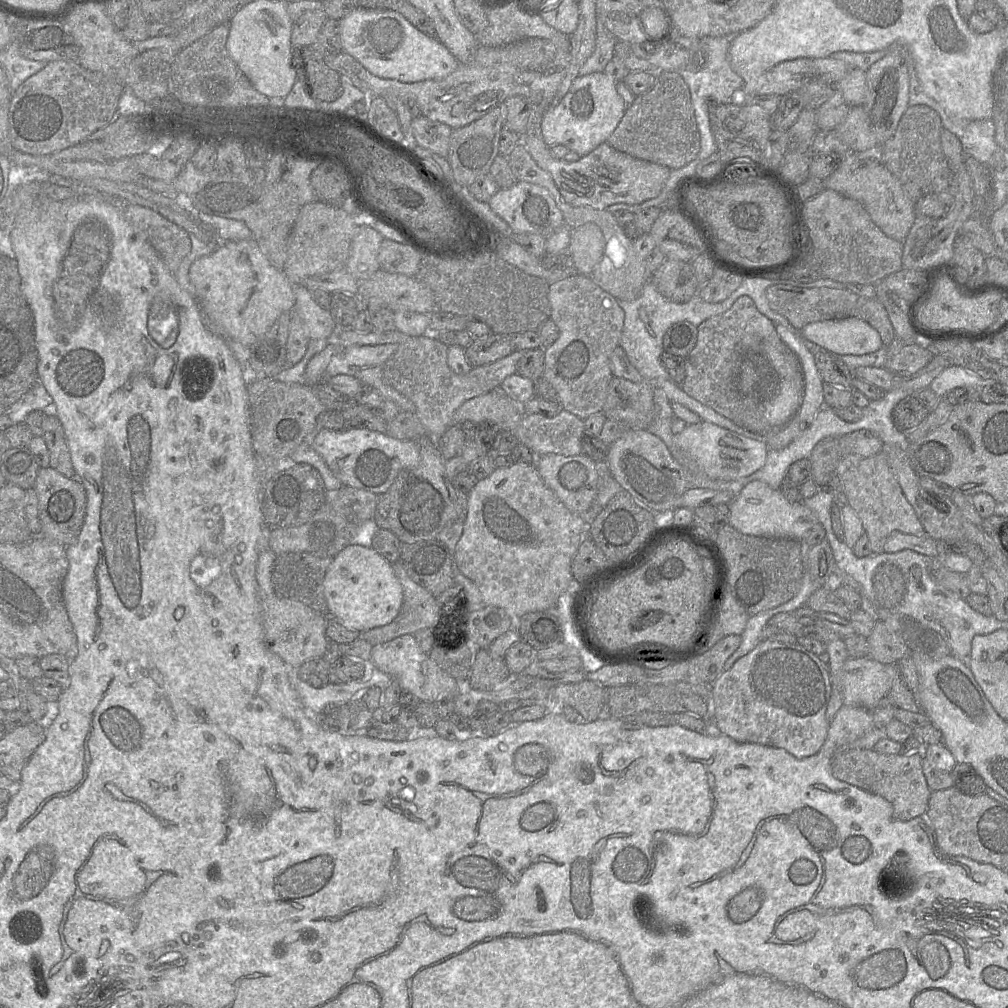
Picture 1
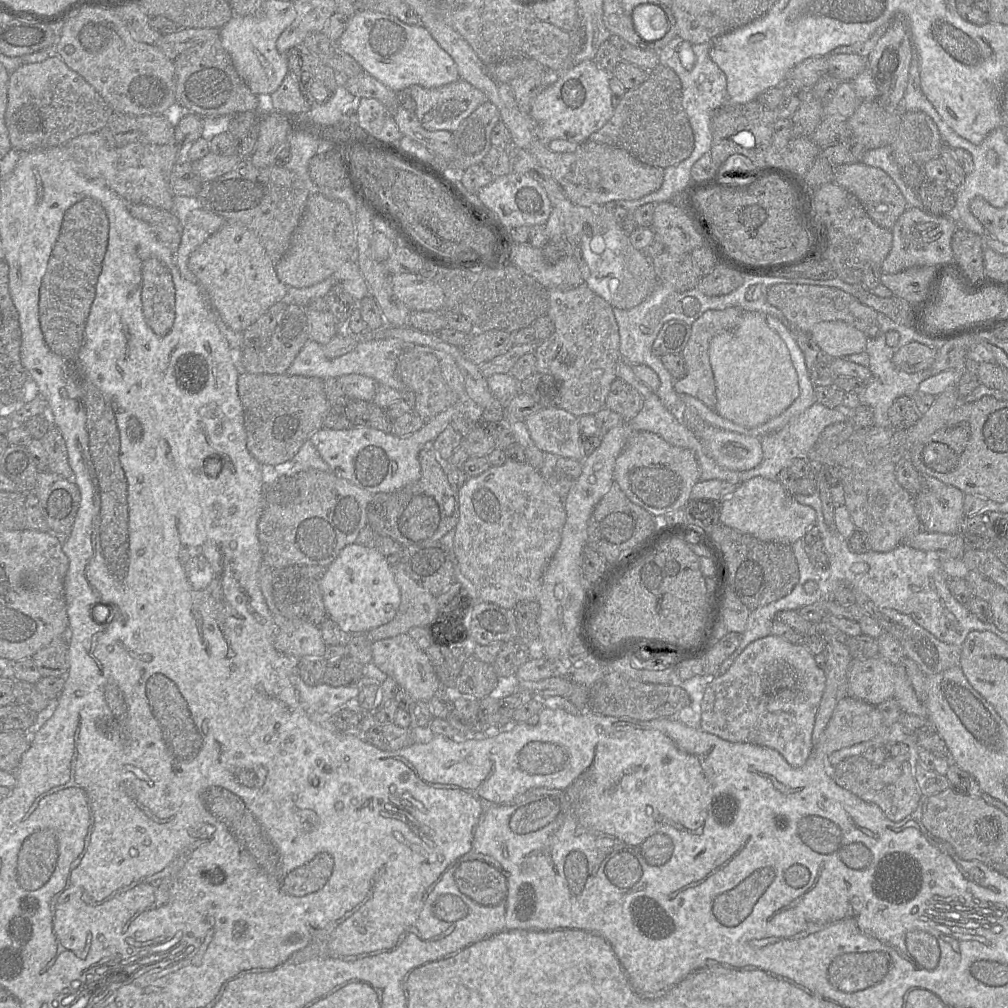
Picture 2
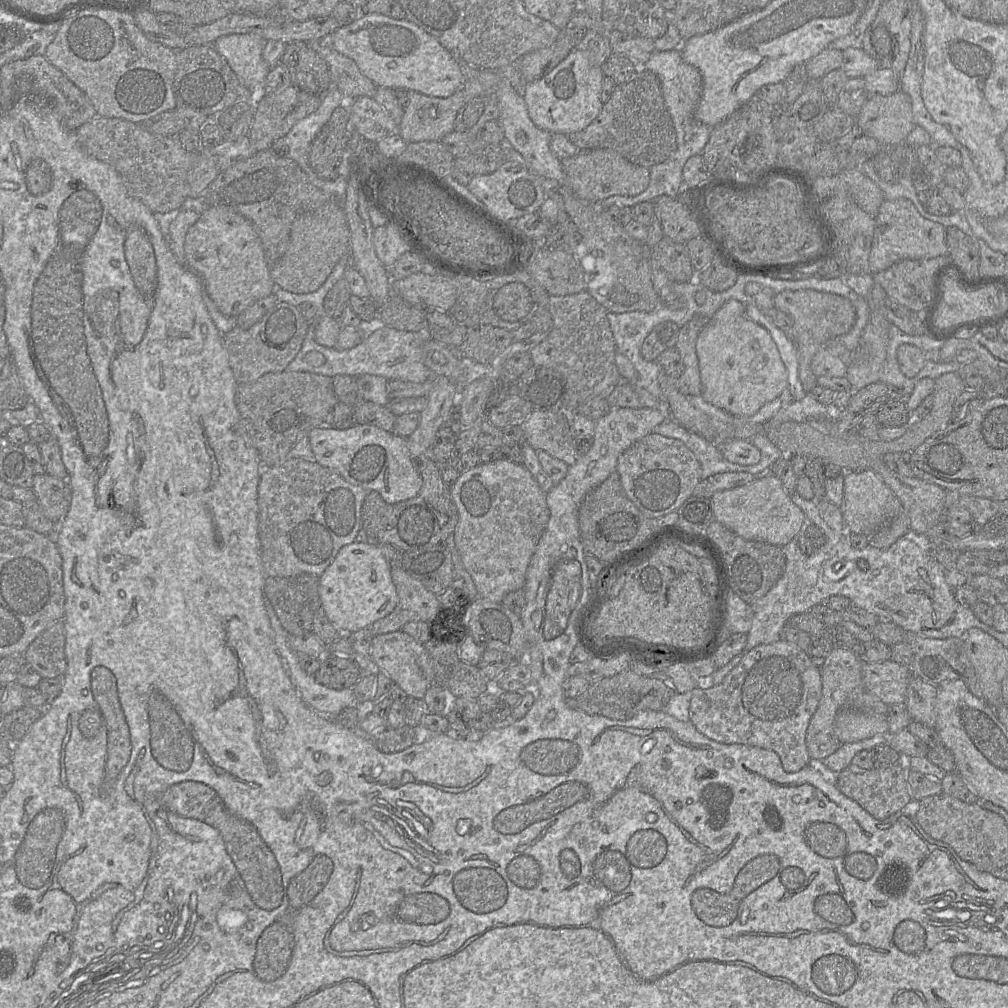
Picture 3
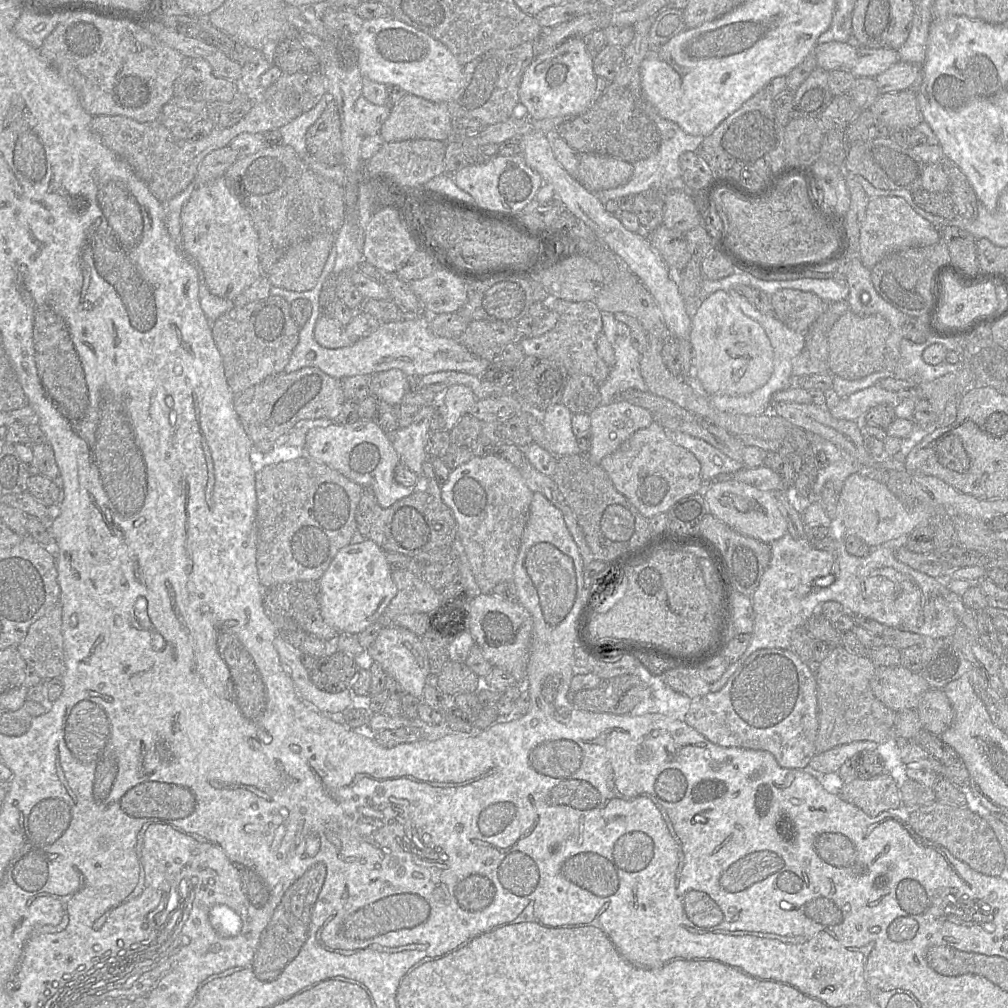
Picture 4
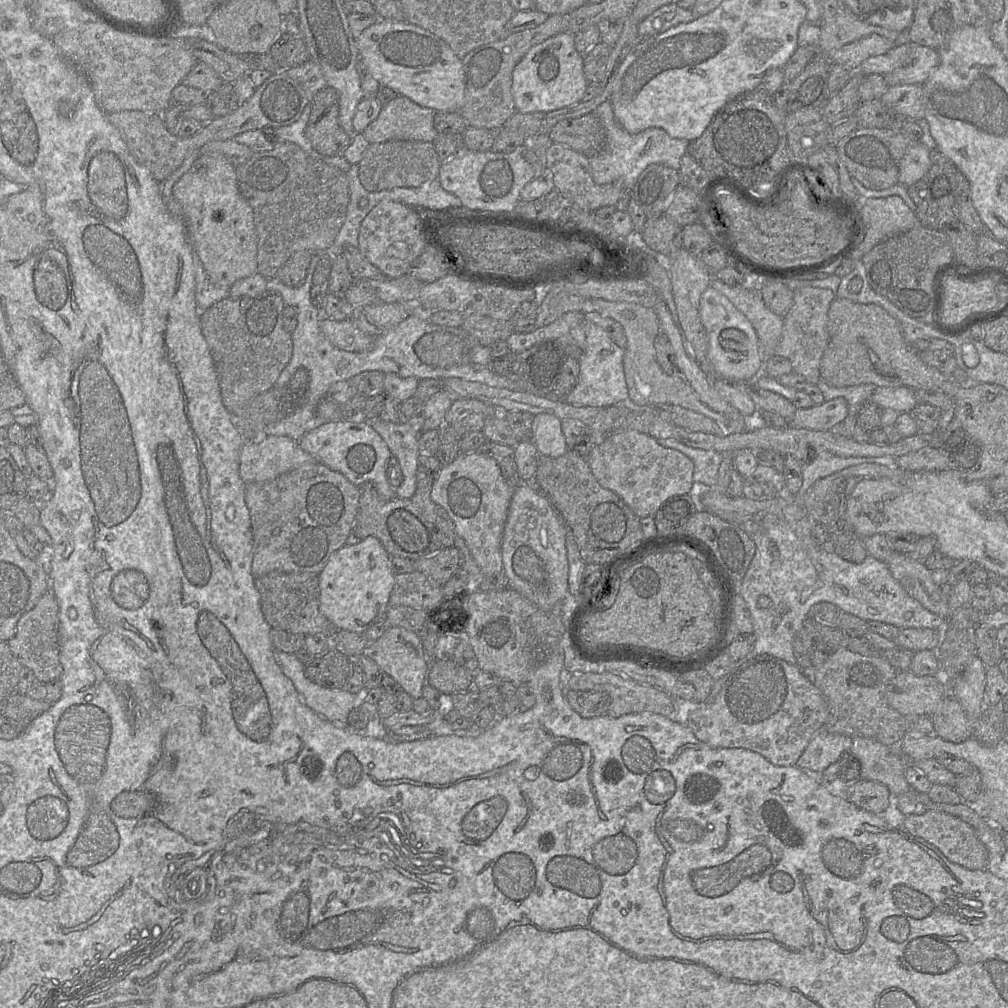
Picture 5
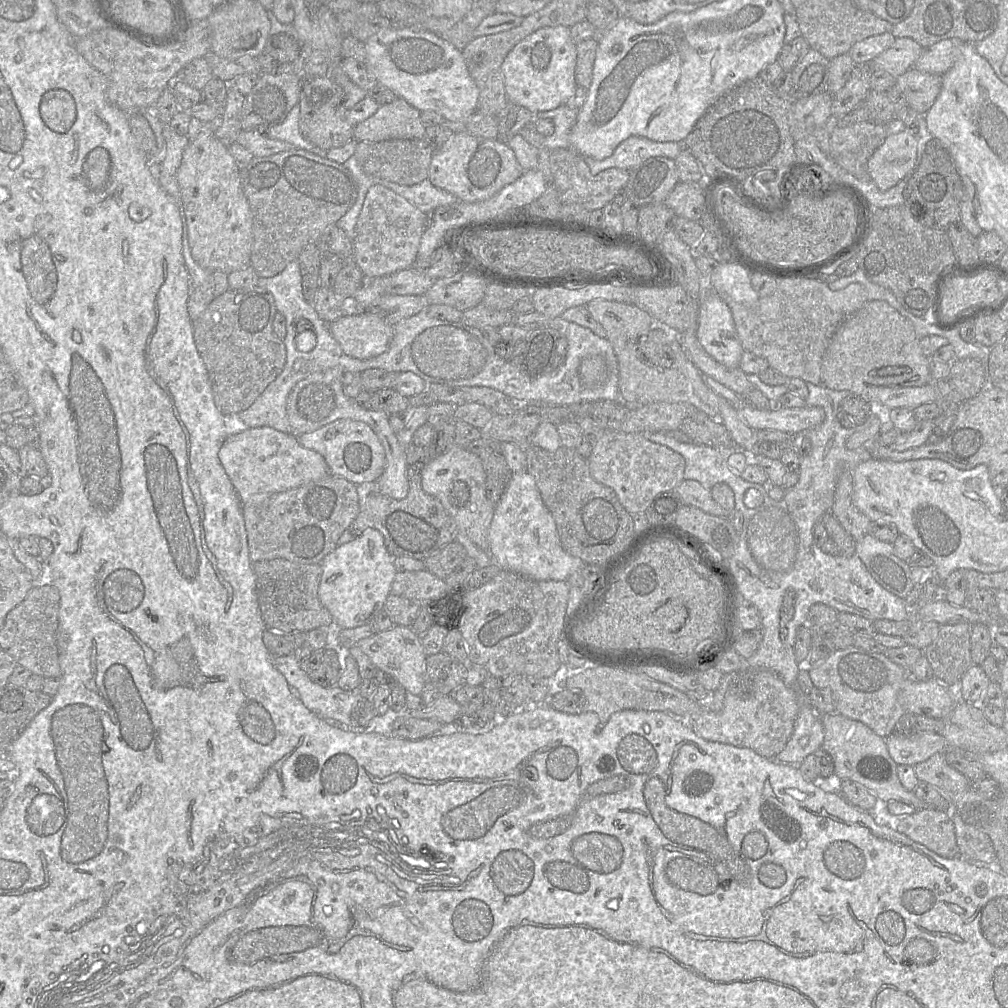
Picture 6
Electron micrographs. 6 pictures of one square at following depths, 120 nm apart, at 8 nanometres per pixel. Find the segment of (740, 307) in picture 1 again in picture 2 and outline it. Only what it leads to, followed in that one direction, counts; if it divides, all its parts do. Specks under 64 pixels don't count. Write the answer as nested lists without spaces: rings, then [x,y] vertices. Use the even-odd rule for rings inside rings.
[[[737,307],[724,310],[707,310],[691,325],[690,338],[681,353],[685,362],[685,376],[674,382],[674,390],[678,395],[690,395],[709,408],[715,408],[717,398],[714,375],[709,360],[710,342],[716,335],[732,330],[740,322],[743,312]]]

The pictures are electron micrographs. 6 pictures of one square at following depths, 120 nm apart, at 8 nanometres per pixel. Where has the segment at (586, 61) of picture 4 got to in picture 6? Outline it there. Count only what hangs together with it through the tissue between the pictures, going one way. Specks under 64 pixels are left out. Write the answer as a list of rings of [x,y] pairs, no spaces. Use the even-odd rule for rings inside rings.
[[[543,27],[517,43],[506,55],[501,69],[504,77],[505,91],[508,101],[524,107],[533,114],[556,109],[565,105],[566,101],[575,94],[575,66],[577,59],[576,44],[572,41],[569,27]]]

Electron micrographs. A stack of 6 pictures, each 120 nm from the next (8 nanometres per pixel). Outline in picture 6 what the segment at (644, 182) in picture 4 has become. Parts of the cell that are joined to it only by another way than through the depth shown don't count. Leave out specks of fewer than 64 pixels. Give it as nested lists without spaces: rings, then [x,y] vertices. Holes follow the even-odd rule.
[[[631,136],[621,142],[607,158],[596,160],[583,157],[590,173],[597,175],[609,168],[631,171],[644,161],[653,157],[676,159],[683,148],[683,143],[656,142],[645,137]]]

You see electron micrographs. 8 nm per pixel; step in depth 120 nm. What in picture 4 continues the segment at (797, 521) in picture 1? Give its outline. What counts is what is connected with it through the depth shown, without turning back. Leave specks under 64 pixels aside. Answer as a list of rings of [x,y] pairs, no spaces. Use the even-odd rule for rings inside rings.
[[[731,479],[723,482],[703,482],[701,492],[714,517],[738,533],[770,544],[783,537],[787,522],[781,513],[781,495],[785,492],[760,490],[748,484]]]

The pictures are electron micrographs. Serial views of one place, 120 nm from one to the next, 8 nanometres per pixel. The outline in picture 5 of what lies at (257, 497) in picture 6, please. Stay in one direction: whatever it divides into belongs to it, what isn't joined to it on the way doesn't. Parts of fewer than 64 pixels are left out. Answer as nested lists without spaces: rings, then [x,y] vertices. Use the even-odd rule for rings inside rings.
[[[266,435],[245,441],[240,450],[239,474],[247,484],[265,482],[301,467],[305,464],[318,462],[312,455],[304,451],[298,442],[286,436]]]

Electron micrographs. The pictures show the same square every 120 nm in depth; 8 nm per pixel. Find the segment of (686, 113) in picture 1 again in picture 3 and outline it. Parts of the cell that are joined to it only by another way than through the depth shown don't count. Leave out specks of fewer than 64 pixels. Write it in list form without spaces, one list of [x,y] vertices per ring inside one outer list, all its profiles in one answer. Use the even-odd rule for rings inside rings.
[[[638,68],[630,81],[615,86],[599,115],[585,129],[567,137],[578,148],[611,149],[646,168],[666,161],[677,149],[676,132],[665,107],[660,81],[644,68]]]

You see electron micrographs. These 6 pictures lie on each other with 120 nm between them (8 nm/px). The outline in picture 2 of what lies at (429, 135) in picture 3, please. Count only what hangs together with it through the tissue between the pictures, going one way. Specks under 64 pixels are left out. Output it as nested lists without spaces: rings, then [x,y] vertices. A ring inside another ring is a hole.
[[[463,79],[436,88],[412,85],[408,88],[415,101],[415,115],[421,125],[429,131],[447,130],[454,132],[479,105],[487,101],[486,95]]]

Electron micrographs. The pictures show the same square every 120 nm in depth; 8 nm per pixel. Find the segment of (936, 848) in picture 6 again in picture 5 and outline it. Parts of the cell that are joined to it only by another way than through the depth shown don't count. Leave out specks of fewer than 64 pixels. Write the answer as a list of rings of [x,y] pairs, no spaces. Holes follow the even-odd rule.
[[[926,809],[920,814],[905,816],[903,826],[913,836],[936,846],[950,862],[970,870],[988,870],[987,849],[978,839],[975,829],[965,821],[943,811]]]

